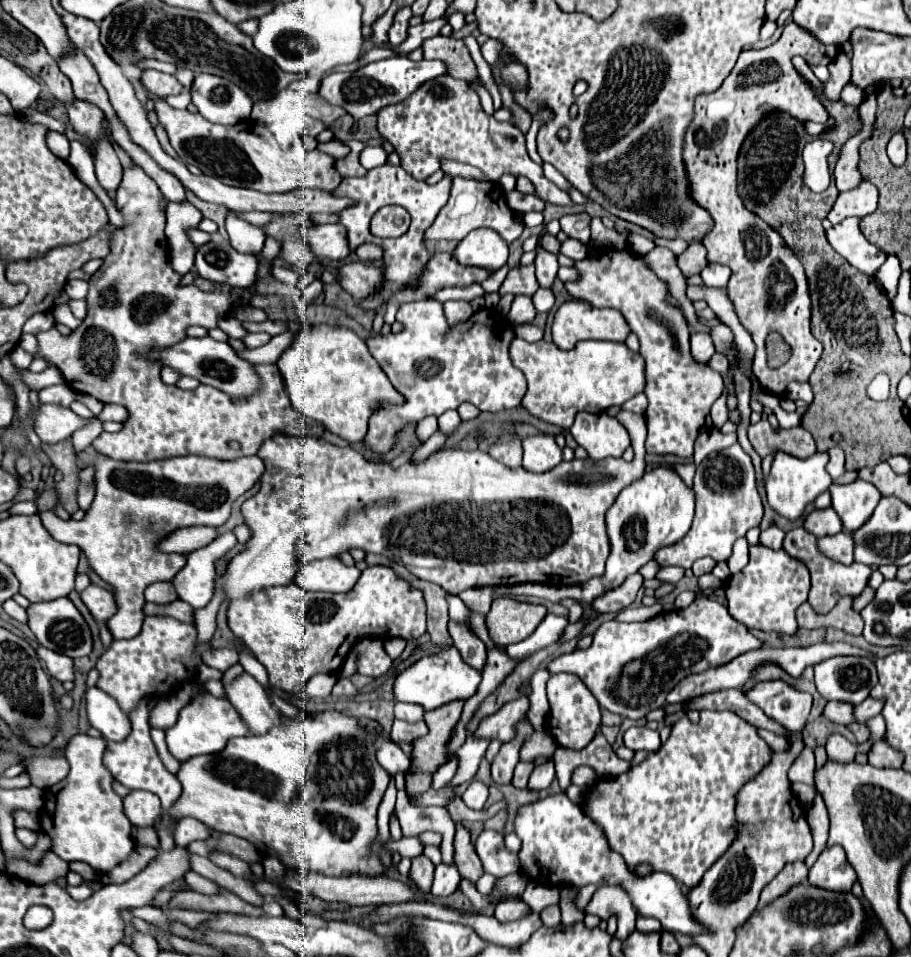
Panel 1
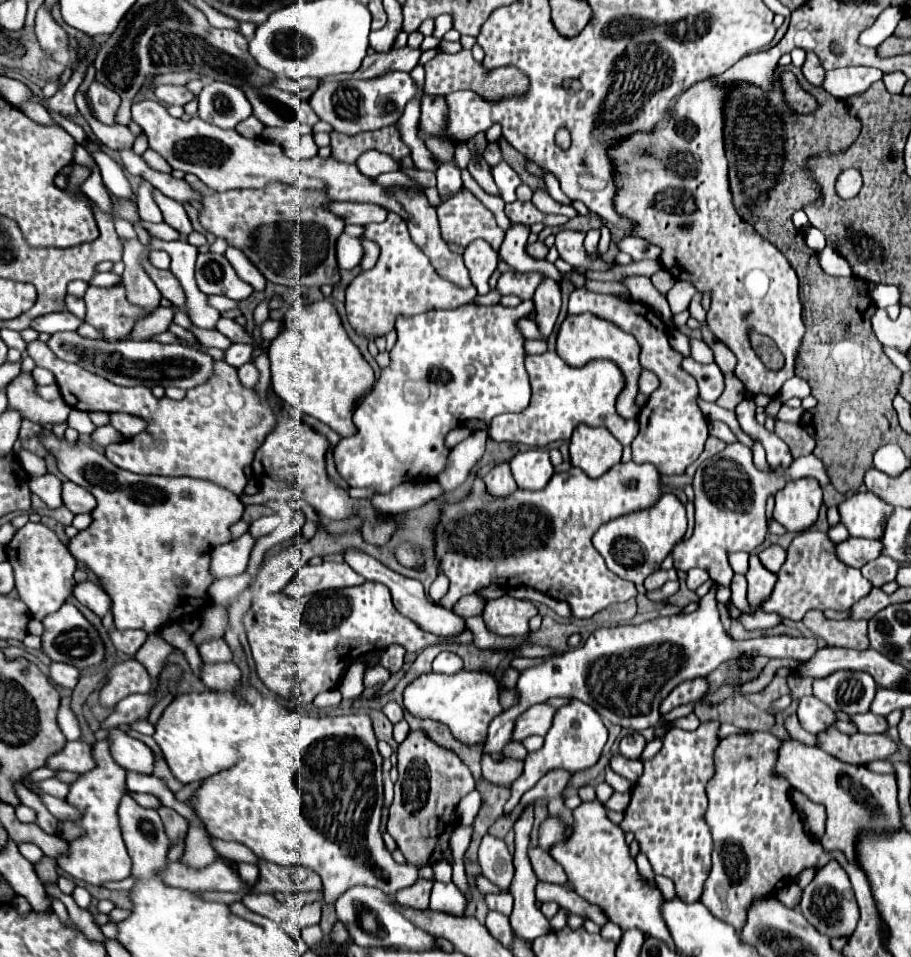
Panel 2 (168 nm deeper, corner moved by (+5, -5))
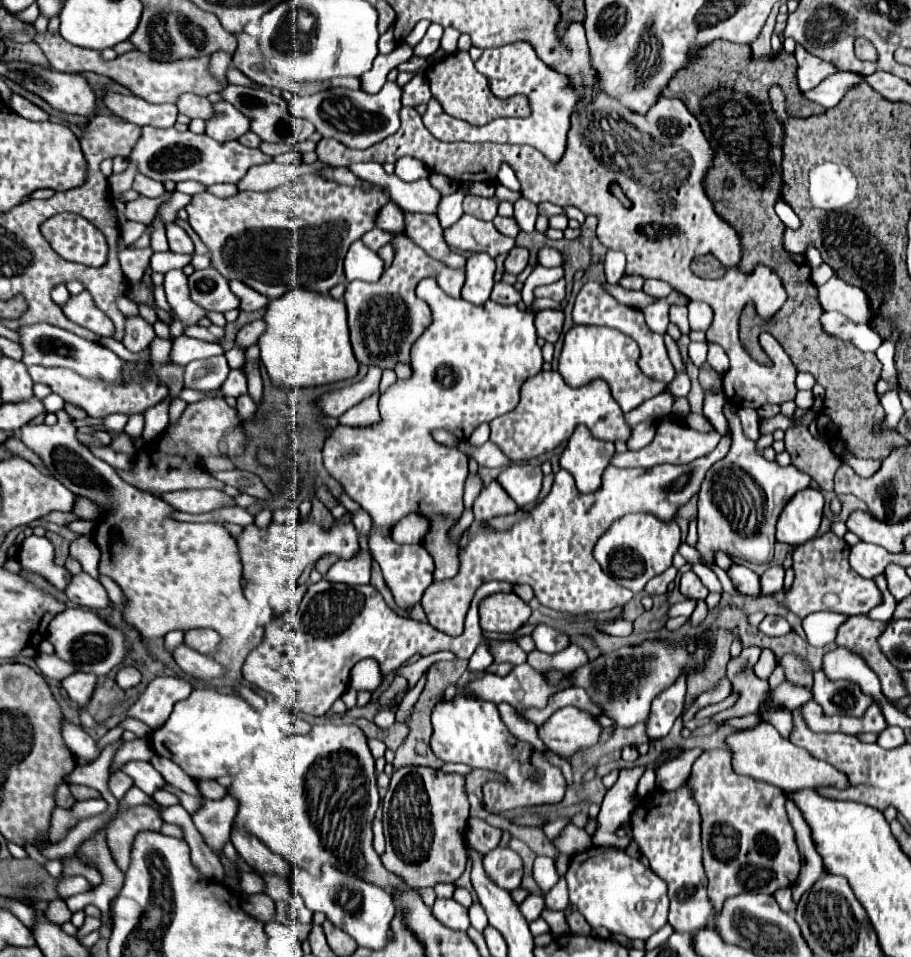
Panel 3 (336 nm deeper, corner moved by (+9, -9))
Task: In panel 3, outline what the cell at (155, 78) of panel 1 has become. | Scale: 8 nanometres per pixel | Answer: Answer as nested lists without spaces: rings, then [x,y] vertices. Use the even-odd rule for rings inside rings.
[[[183,93],[179,95],[177,99],[177,109],[179,113],[187,115],[189,119],[207,119],[207,115],[211,115],[211,103],[207,101],[207,97],[199,97],[199,95],[193,95],[193,93]]]

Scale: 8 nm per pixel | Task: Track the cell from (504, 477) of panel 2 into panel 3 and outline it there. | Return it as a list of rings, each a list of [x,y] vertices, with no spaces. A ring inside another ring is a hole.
[[[491,481],[491,483],[483,485],[481,493],[477,495],[477,499],[473,503],[473,515],[479,521],[487,521],[487,519],[491,519],[495,515],[505,515],[505,513],[511,515],[517,509],[519,507],[507,495],[507,491],[503,491],[499,481]]]

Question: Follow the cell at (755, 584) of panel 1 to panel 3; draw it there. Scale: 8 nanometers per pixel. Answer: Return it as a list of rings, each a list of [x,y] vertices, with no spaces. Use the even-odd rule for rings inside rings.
[[[733,563],[731,569],[729,569],[729,577],[733,579],[735,587],[741,591],[741,593],[761,593],[761,583],[759,583],[759,575],[755,571],[751,571],[749,567],[745,565],[739,565],[739,563]]]

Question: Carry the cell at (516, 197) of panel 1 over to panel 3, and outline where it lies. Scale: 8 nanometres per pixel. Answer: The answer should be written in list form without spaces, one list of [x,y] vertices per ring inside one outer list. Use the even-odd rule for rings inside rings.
[[[497,215],[495,219],[493,219],[493,223],[495,223],[495,227],[503,233],[503,235],[509,235],[509,237],[517,237],[519,235],[519,225],[517,225],[517,221],[513,219],[513,217],[501,217],[501,215]]]

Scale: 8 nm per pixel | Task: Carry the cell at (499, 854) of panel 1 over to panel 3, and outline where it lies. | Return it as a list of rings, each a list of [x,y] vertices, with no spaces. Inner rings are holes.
[[[495,847],[491,853],[483,855],[483,869],[493,883],[507,891],[513,891],[521,885],[523,863],[521,857],[509,847]]]

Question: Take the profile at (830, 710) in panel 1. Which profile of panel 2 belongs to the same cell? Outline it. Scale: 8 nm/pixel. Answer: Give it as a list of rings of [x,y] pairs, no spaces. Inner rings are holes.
[[[871,711],[865,713],[865,715],[851,715],[851,719],[853,719],[853,723],[859,727],[861,733],[873,735],[873,733],[885,733],[885,731],[889,729],[887,719],[881,717],[881,715],[875,715],[875,713],[871,713]]]

